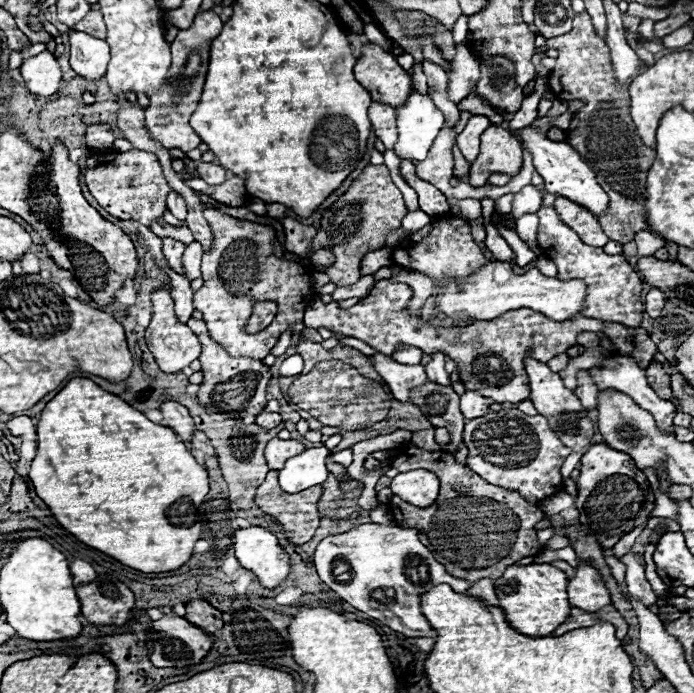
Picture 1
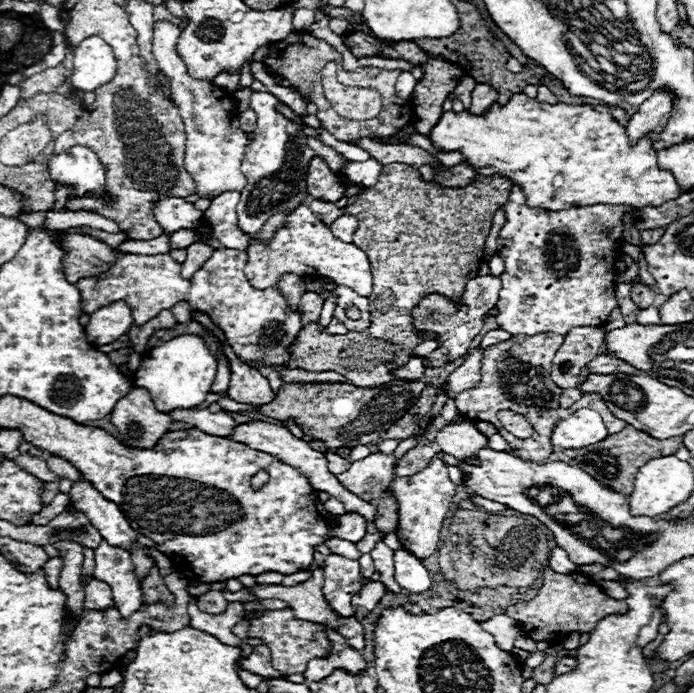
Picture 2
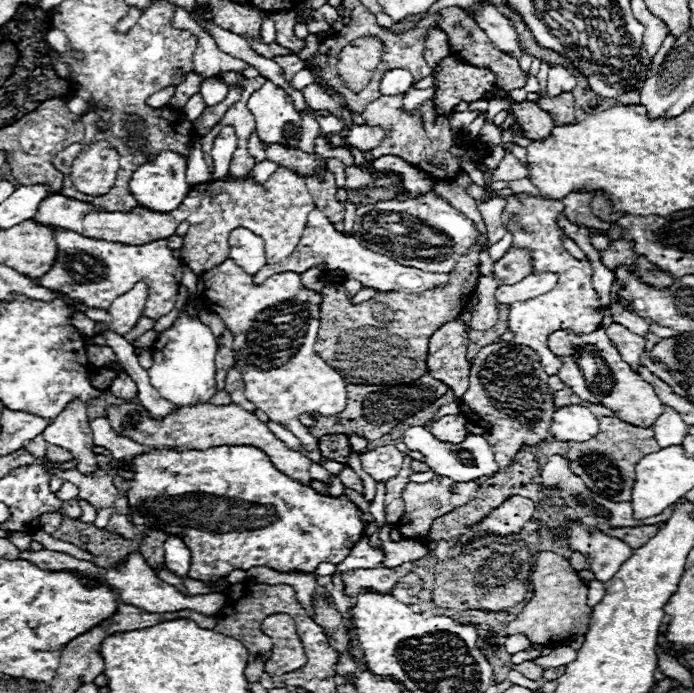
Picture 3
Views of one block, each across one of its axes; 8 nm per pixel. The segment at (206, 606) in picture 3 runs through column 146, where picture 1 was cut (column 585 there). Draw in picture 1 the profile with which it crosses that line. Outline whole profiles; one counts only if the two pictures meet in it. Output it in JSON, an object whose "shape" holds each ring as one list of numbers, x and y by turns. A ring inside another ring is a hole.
{"shape":[[584,562,578,564,576,576,568,582,568,600,572,608,582,608,584,612,598,612,598,608,610,604,610,594,596,568]]}

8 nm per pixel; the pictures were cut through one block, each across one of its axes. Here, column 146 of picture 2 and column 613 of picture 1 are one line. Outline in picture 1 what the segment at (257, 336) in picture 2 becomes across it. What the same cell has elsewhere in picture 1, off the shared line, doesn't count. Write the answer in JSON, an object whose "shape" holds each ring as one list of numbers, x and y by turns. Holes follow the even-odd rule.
{"shape":[[540,208,538,210,540,226,538,226,538,244,542,248,542,254,550,258,558,266,558,278,562,280,584,280,588,286,586,304,582,310,582,316,596,318,596,320,608,320,608,322,620,322,624,326,640,326,644,304,642,304,642,278,640,274,626,262,622,254,610,256,604,254,602,248,584,244,578,234,562,224,554,208]]}

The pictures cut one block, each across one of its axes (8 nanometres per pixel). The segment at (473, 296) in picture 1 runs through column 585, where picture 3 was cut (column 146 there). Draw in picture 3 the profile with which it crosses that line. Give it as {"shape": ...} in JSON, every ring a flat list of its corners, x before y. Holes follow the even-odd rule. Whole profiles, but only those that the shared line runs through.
{"shape":[[136,282,130,292,118,296,112,302,112,308,108,308,112,316,110,328,120,336,130,332,136,326,136,322,142,318,142,312,146,308,146,298,148,298,148,284,144,282]]}

